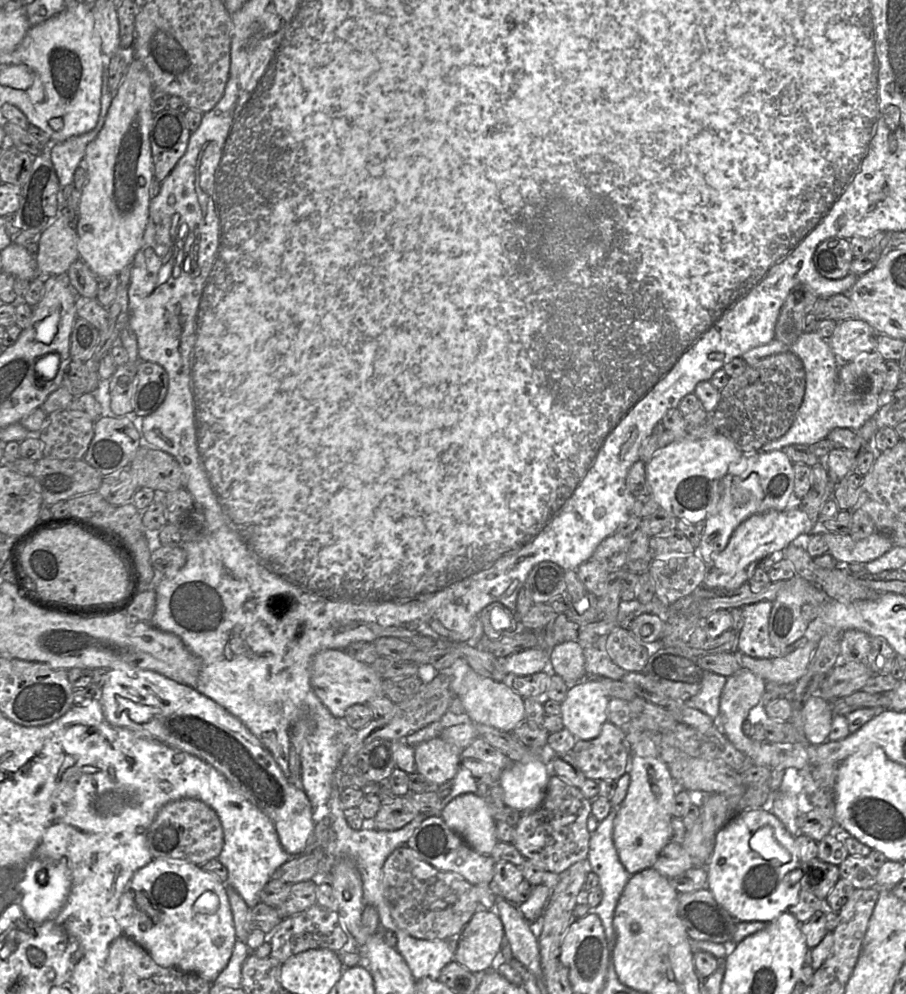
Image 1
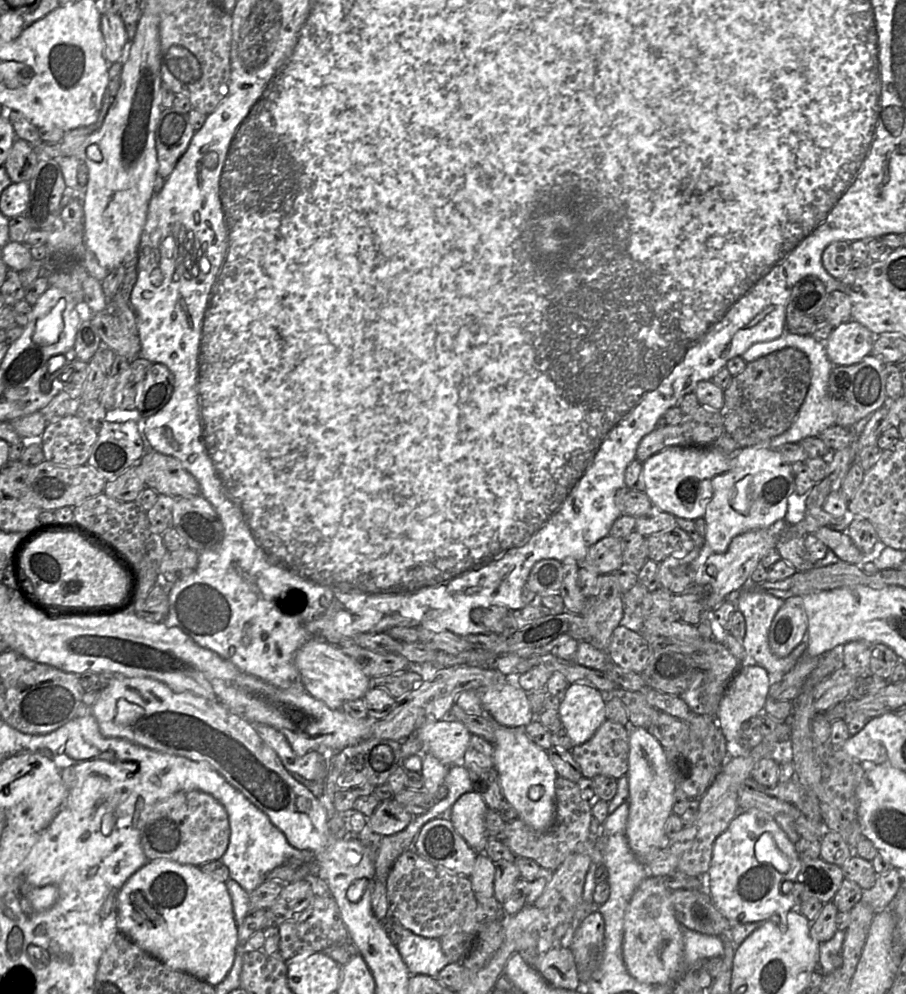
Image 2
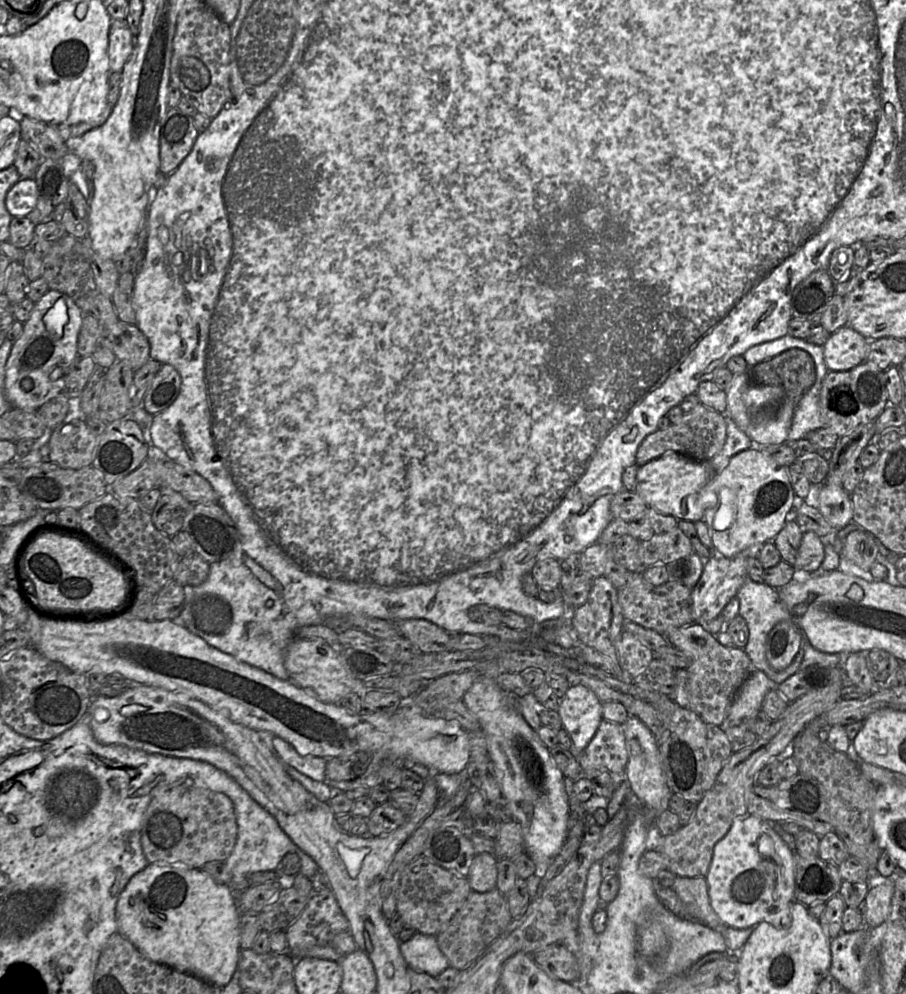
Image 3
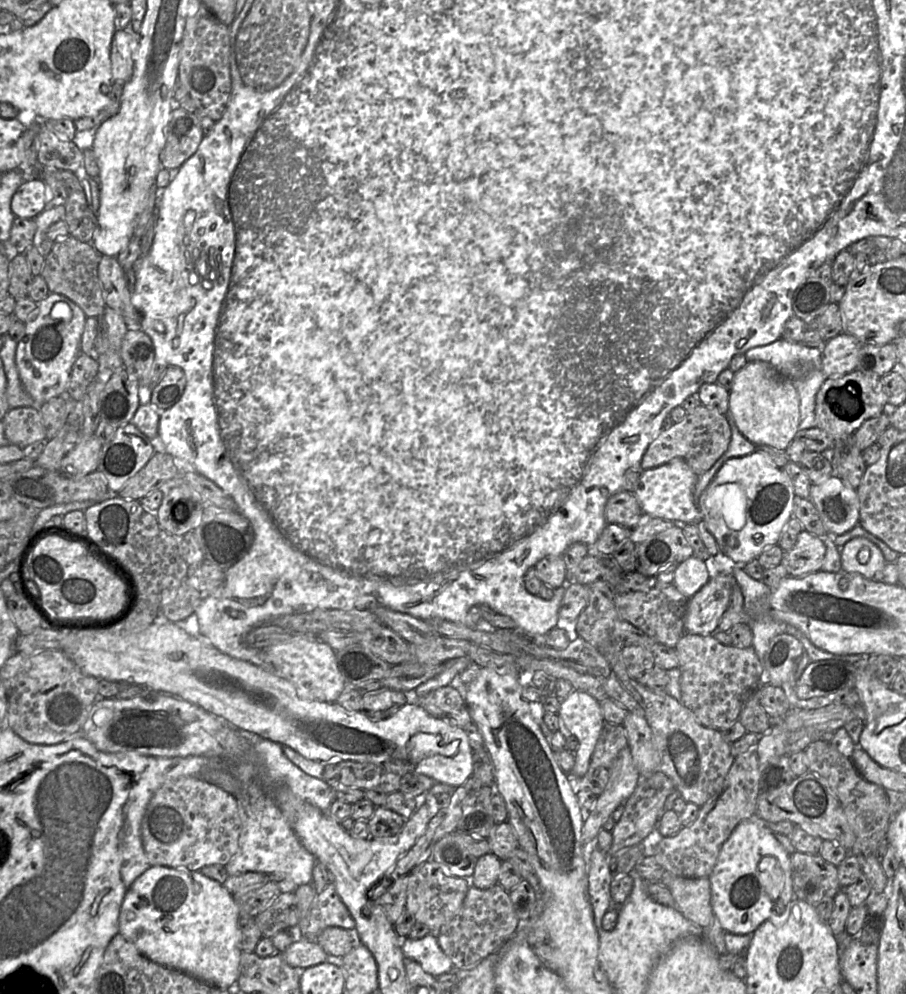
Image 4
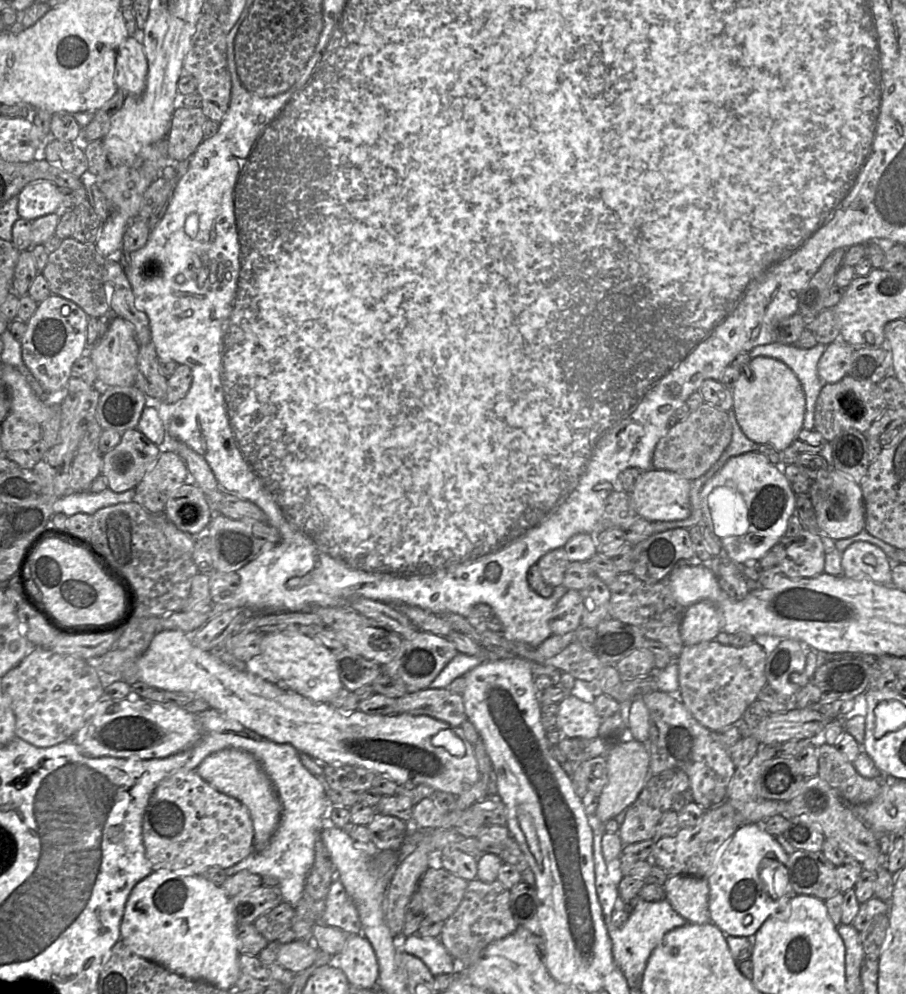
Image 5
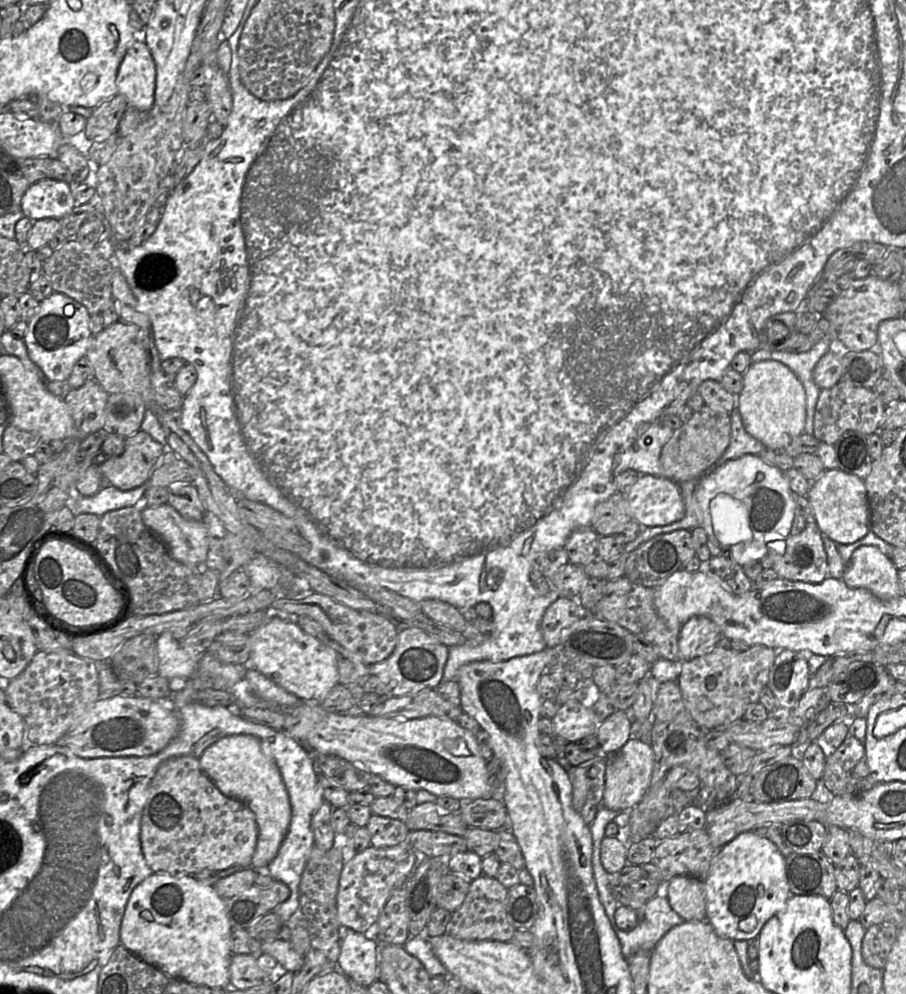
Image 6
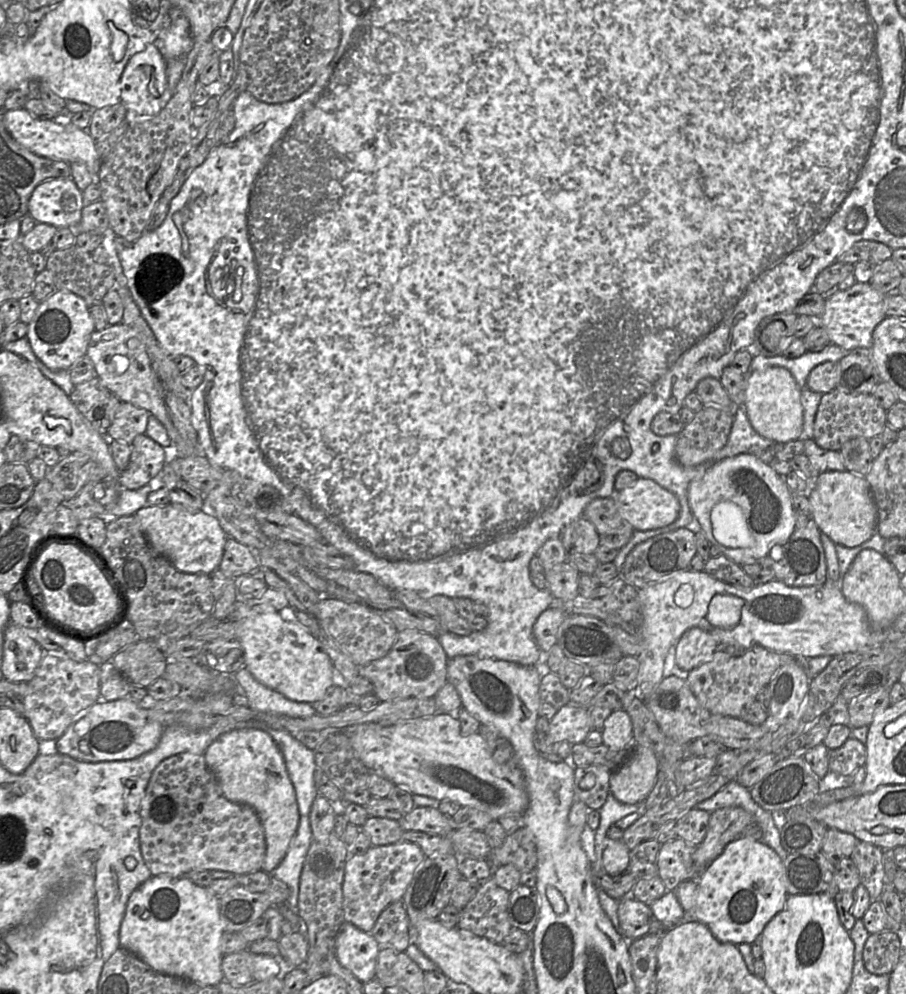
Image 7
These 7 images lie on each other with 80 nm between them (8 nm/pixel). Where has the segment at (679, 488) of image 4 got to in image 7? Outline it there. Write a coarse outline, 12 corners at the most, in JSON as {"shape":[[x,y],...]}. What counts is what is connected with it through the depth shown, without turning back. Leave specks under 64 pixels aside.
{"shape":[[639,478],[612,495],[635,530],[655,530],[680,513],[677,497]]}

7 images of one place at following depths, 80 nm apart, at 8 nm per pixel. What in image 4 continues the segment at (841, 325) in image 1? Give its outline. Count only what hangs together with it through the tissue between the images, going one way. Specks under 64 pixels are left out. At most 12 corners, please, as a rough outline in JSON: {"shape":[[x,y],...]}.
{"shape":[[841,332],[822,348],[826,378],[857,368],[862,344]]}

